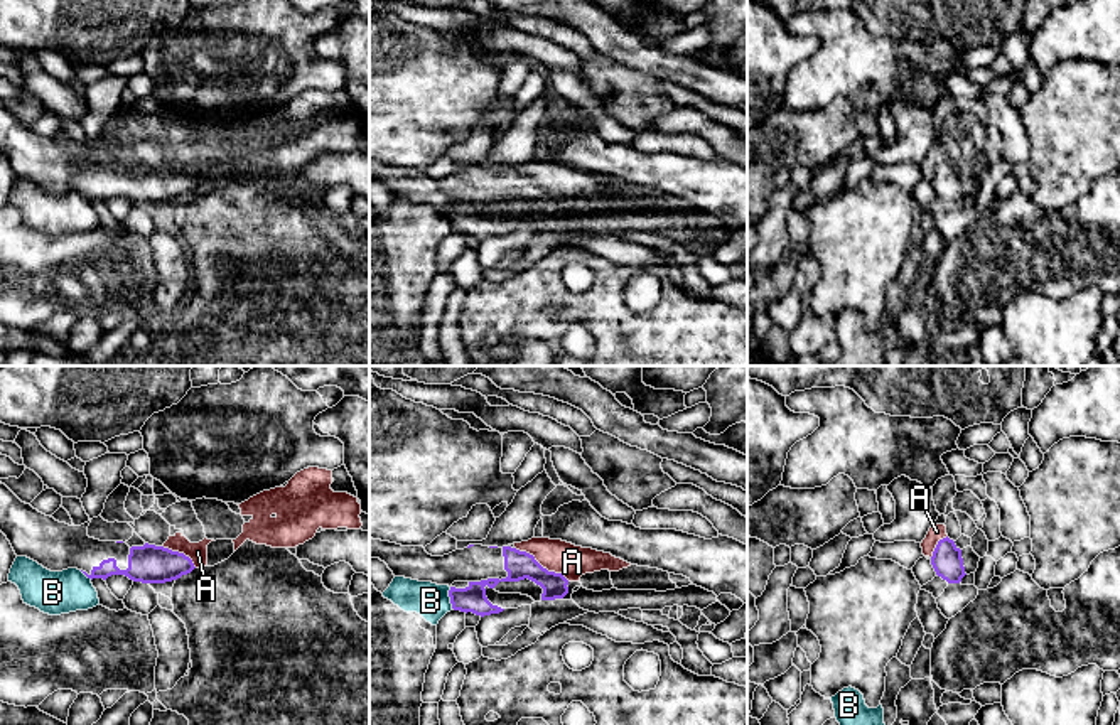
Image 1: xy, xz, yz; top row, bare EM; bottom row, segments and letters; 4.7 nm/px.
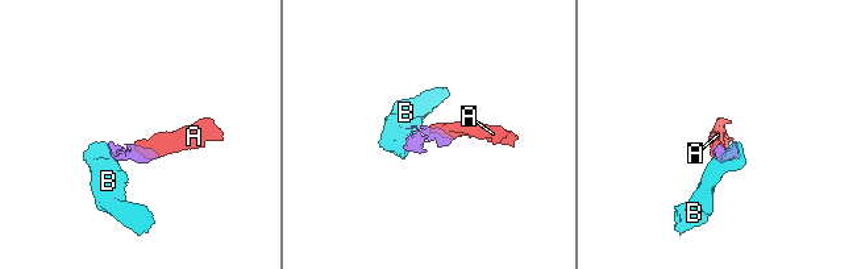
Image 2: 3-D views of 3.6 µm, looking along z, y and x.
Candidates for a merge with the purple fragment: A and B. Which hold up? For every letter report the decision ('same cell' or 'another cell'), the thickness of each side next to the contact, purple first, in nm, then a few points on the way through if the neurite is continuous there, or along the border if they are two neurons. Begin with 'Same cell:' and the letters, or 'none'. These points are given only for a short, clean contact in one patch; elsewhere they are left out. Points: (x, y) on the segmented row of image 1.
Same cell: A
A: same cell | 140/160 nm | across xz (520, 565), (540, 565), (572, 562)
B: another cell | 130/170 nm | along xz (449, 587), (452, 607)

